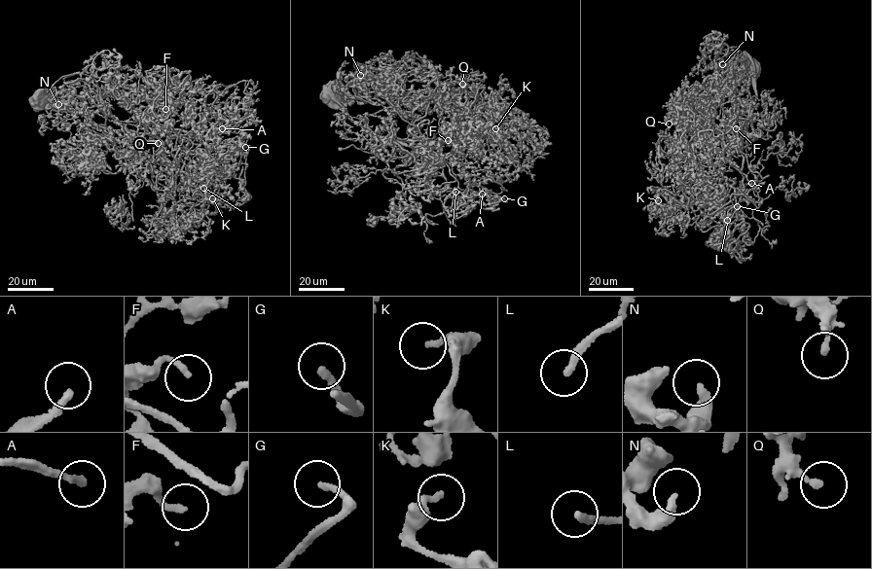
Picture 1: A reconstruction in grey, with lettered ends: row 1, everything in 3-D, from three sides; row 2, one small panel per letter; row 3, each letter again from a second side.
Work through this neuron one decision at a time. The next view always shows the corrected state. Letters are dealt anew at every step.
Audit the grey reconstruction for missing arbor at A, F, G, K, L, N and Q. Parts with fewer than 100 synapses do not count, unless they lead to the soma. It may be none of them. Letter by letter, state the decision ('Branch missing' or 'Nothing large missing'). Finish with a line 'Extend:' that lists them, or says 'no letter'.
A: Branch missing
F: Nothing large missing
G: Nothing large missing
K: Nothing large missing
L: Branch missing
N: Nothing large missing
Q: Nothing large missing
Extend: A, L

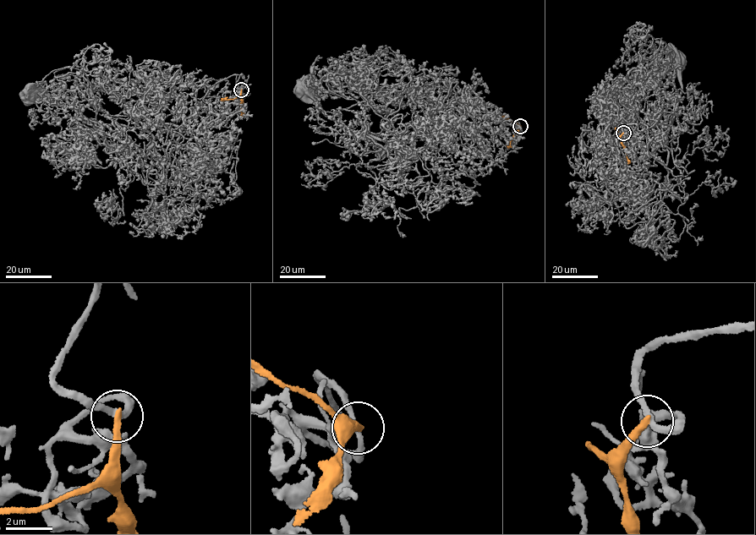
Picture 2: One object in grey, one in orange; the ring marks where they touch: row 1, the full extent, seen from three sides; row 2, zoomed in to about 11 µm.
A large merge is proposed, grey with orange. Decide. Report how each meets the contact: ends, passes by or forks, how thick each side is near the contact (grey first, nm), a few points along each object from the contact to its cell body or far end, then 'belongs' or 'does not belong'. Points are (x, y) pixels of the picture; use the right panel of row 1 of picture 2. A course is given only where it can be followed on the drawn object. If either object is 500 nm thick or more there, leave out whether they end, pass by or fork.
grey passes by; orange ends there; 240 nm thick on the grey side, 280 nm on the other; grey runs (623, 133), (629, 124), (647, 128), (641, 122), (633, 131), (643, 153), (664, 145), (682, 89), (676, 56); orange runs (623, 133), (621, 143), (627, 164); does not belong

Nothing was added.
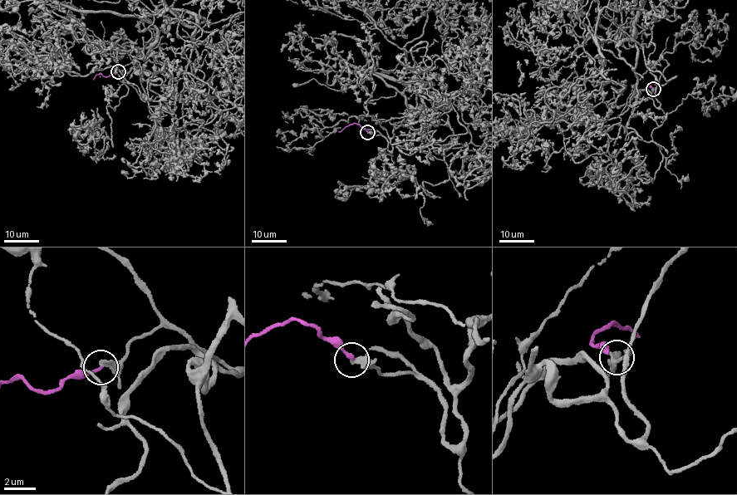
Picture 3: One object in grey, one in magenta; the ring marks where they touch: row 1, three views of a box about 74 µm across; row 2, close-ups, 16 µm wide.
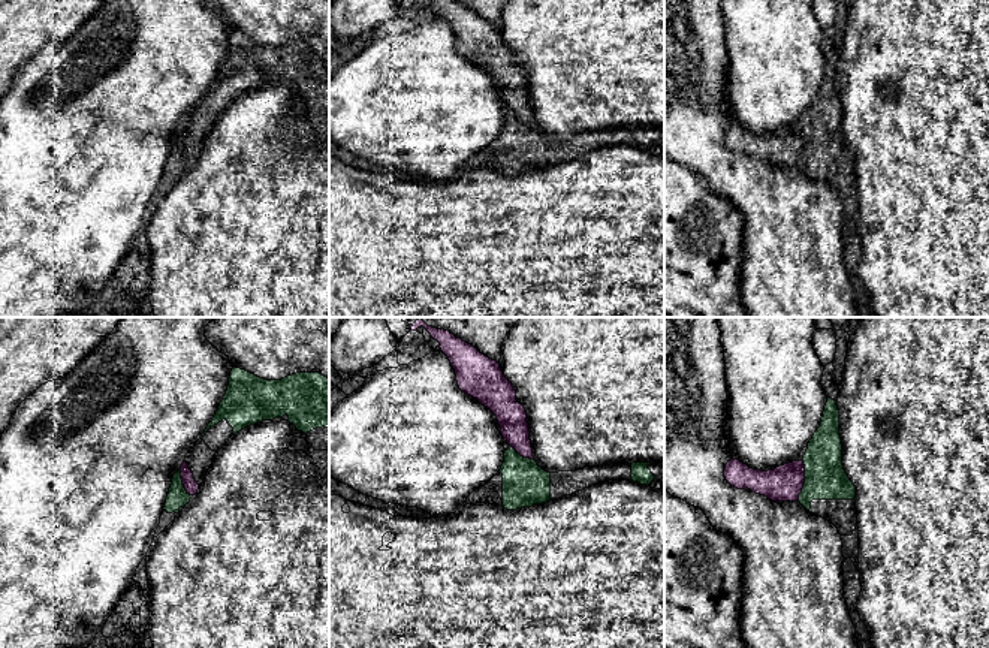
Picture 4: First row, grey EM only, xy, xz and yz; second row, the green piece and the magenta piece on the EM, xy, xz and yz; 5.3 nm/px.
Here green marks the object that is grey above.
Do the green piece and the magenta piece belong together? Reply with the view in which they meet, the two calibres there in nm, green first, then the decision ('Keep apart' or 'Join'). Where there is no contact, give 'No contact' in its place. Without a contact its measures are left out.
Touches green in yz. Thickness 220 nm (green) against 190 nm. Join

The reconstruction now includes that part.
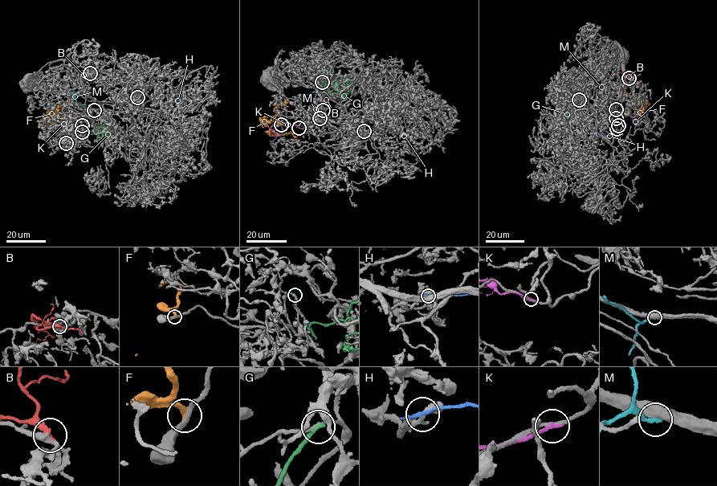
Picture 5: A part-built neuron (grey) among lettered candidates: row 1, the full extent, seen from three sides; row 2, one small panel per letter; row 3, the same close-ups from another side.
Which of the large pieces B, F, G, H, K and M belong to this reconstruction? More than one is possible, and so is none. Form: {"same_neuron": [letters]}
{"same_neuron": ["F"]}

